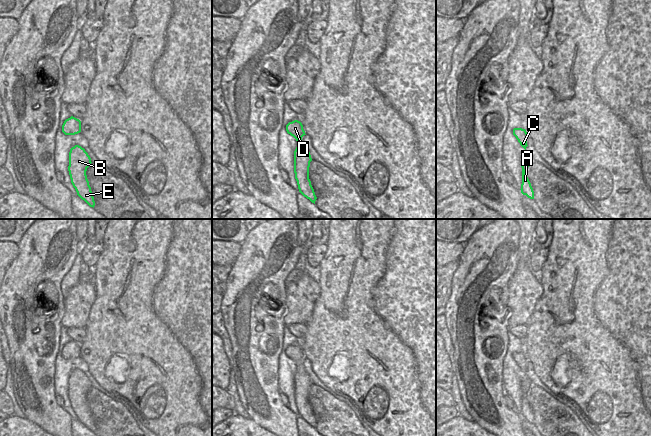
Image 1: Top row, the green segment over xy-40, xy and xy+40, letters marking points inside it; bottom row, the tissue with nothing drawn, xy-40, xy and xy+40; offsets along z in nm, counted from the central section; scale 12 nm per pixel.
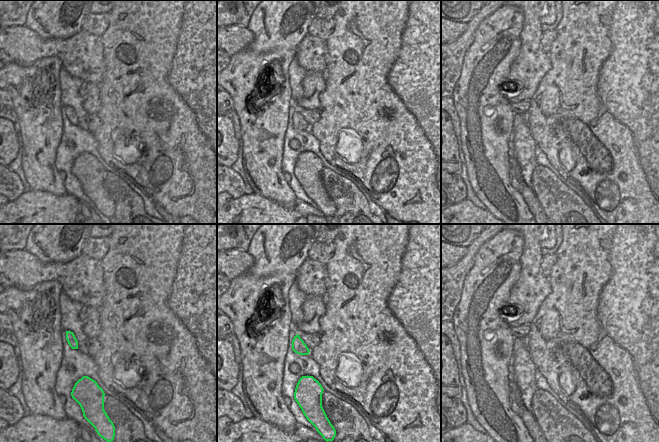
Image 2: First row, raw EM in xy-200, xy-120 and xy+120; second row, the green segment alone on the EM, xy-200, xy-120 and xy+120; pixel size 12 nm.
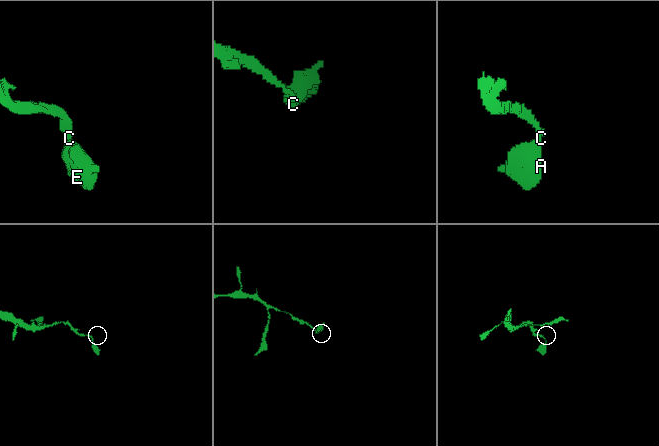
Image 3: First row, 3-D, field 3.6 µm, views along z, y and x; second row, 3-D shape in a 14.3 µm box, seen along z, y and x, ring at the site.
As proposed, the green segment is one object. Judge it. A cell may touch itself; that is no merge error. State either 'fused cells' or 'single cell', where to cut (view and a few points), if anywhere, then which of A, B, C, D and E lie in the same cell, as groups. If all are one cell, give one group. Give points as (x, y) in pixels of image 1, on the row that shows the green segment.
single cell | no cut | A B C D E

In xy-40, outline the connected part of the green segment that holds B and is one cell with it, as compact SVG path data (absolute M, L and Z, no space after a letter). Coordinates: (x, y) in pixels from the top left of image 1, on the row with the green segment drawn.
M75 145L70 149L68 171L71 183L77 195L94 208L95 201L86 175L87 168L91 163L91 158L84 148Z

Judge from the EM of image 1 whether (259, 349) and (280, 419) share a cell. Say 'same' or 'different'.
same

